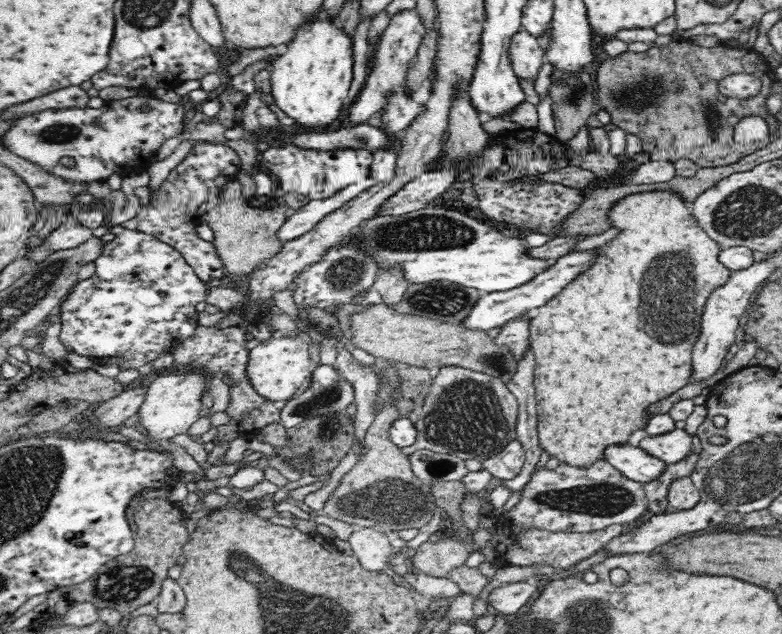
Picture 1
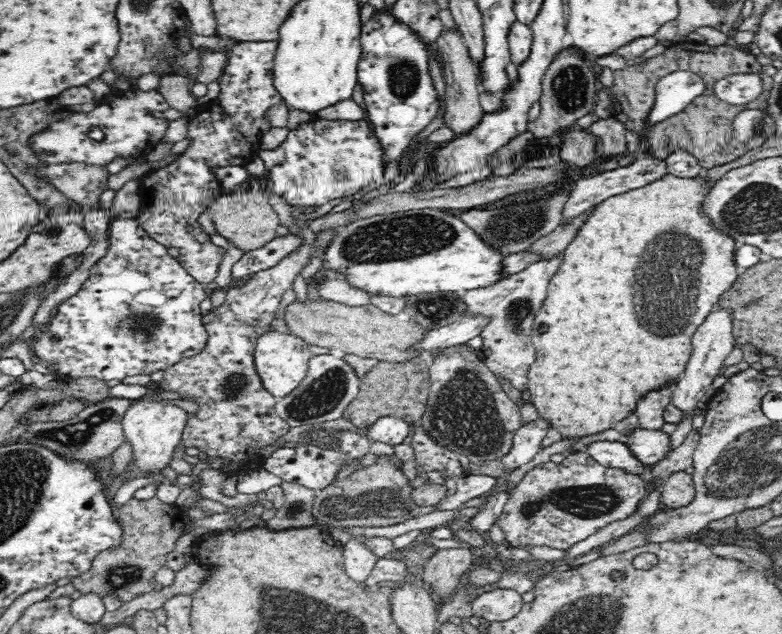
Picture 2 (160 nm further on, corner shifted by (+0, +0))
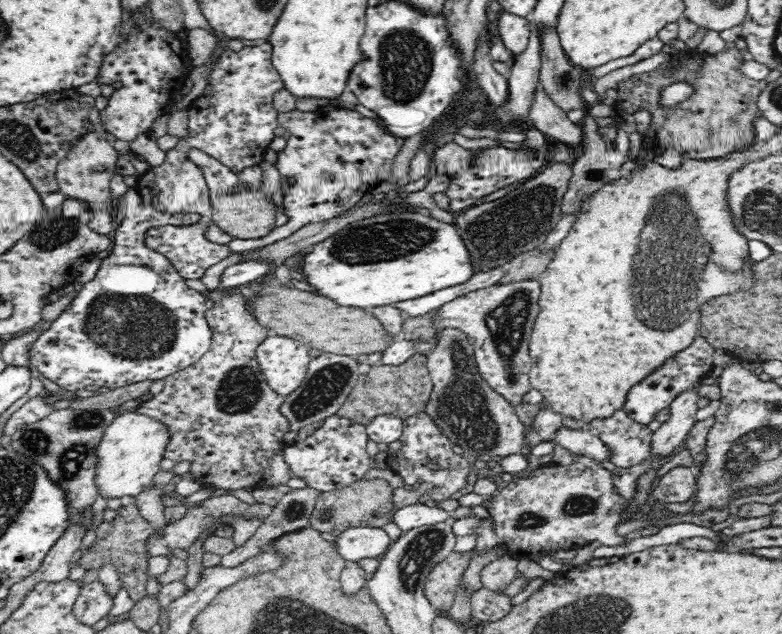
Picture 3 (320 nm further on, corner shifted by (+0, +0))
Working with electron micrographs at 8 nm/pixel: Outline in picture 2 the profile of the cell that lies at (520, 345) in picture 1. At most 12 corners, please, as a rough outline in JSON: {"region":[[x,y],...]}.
{"region":[[560,253],[460,294],[484,366],[522,393]]}

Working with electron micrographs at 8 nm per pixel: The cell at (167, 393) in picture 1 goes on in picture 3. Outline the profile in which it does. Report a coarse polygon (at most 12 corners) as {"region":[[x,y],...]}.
{"region":[[118,412],[97,447],[106,501],[152,486],[170,434],[152,417]]}

